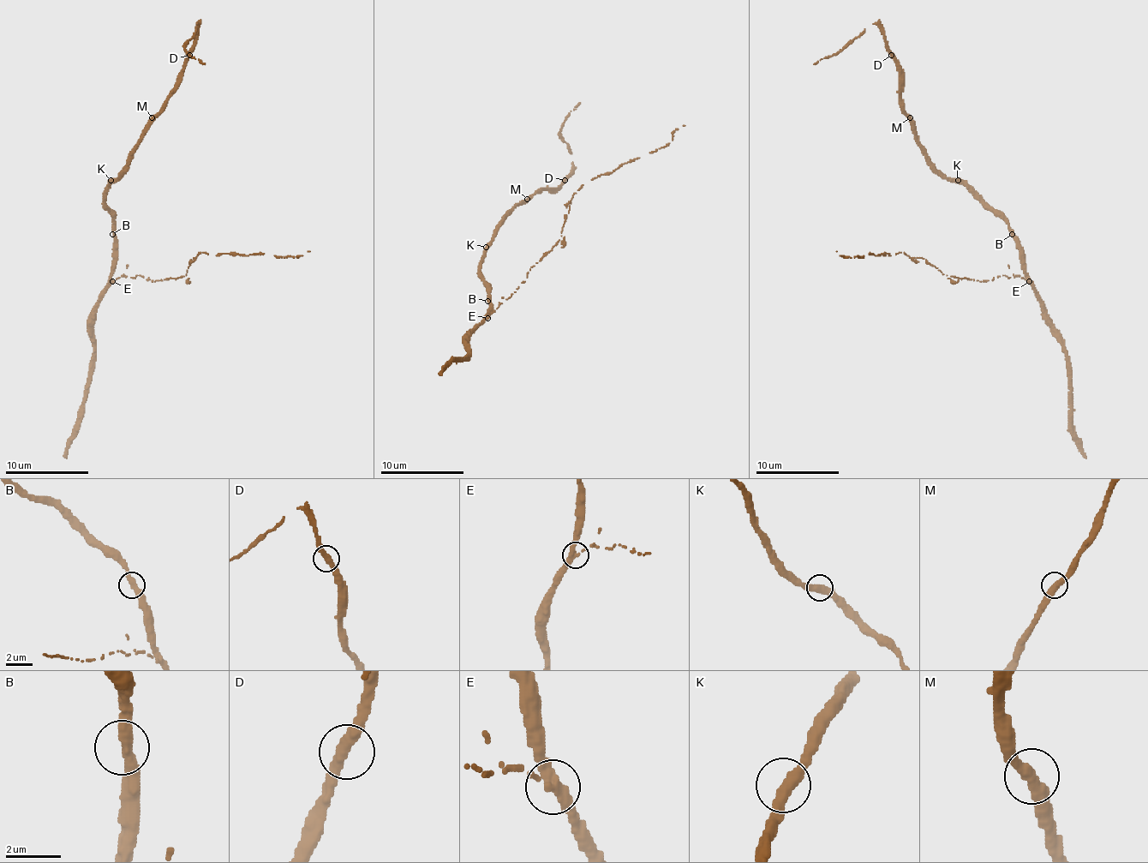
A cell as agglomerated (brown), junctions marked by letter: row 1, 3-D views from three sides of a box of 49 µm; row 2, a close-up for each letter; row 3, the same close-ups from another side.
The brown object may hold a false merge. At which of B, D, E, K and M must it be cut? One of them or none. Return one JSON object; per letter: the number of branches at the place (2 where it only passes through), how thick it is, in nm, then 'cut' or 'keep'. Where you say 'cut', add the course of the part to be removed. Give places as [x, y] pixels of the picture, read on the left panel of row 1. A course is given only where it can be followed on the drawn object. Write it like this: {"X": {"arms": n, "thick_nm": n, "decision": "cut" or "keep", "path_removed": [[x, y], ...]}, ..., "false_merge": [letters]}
{"B": {"arms": 2, "thick_nm": 360, "decision": "keep"}, "D": {"arms": 2, "thick_nm": 360, "decision": "keep"}, "E": {"arms": 2, "thick_nm": 380, "decision": "cut", "path_removed": [[112, 282], [121, 276], [141, 276], [154, 282], [181, 278], [200, 253], [262, 253], [300, 257], [310, 250]]}, "K": {"arms": 2, "thick_nm": 400, "decision": "keep"}, "M": {"arms": 2, "thick_nm": 380, "decision": "keep"}, "false_merge": ["E"]}

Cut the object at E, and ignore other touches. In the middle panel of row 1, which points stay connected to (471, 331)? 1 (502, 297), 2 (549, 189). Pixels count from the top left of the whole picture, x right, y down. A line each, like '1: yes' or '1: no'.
1: no
2: yes

